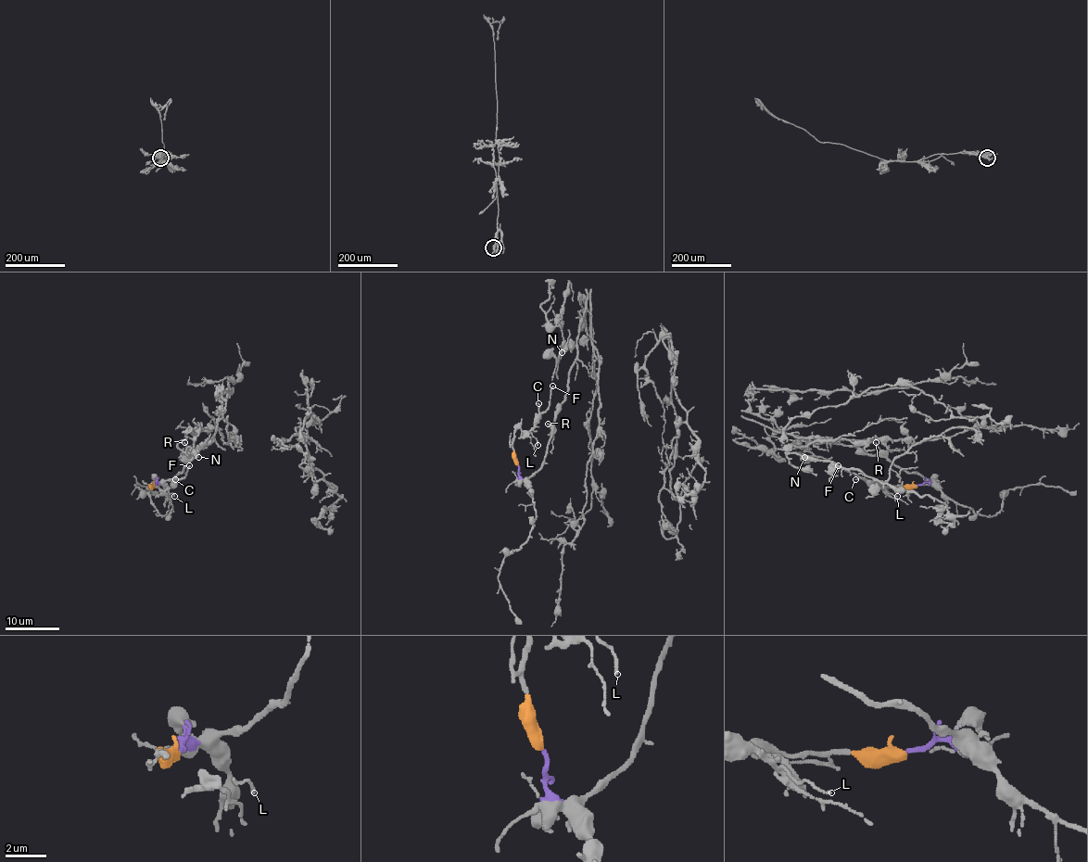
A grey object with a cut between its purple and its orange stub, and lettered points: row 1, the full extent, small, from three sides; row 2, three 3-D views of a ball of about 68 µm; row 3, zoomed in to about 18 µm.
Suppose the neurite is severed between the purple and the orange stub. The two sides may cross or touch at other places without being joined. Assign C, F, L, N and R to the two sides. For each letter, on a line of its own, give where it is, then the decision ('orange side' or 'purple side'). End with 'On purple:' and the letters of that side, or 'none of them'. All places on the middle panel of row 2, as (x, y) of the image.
C: place (538, 403); orange side
F: place (552, 386); orange side
L: place (537, 445); orange side
N: place (562, 352); purple side
R: place (548, 424); purple side
On purple: N, R

